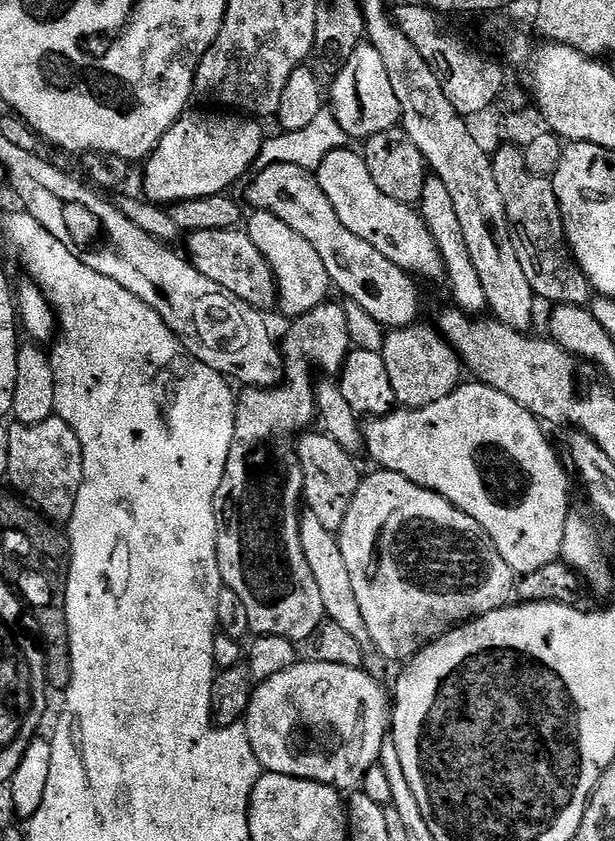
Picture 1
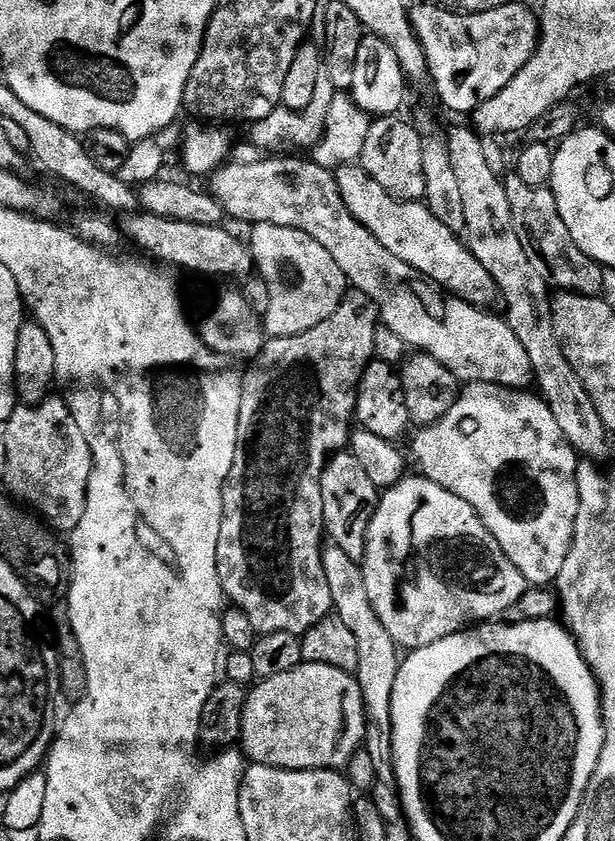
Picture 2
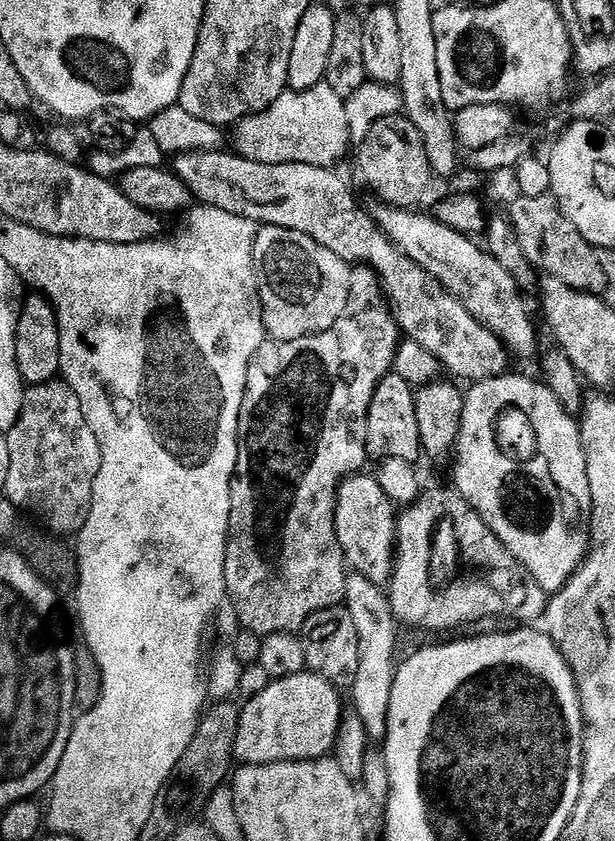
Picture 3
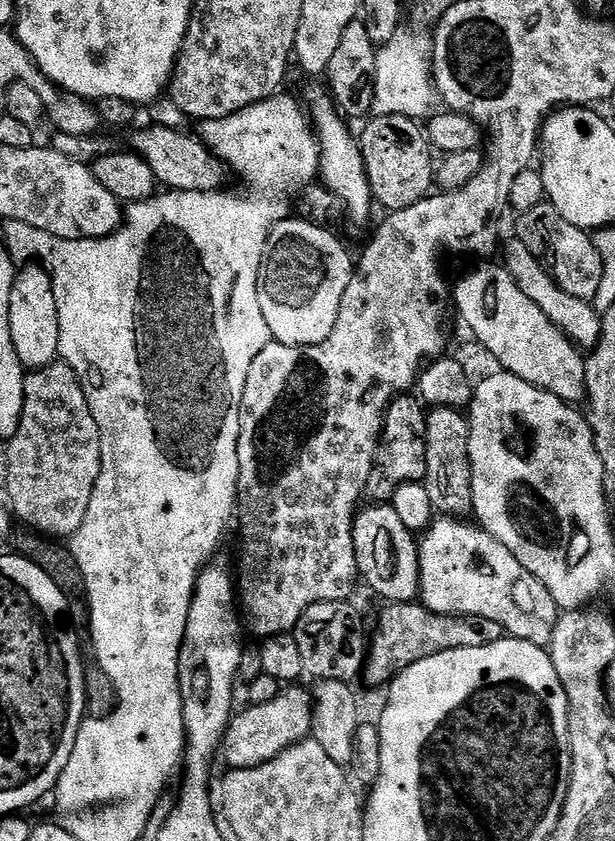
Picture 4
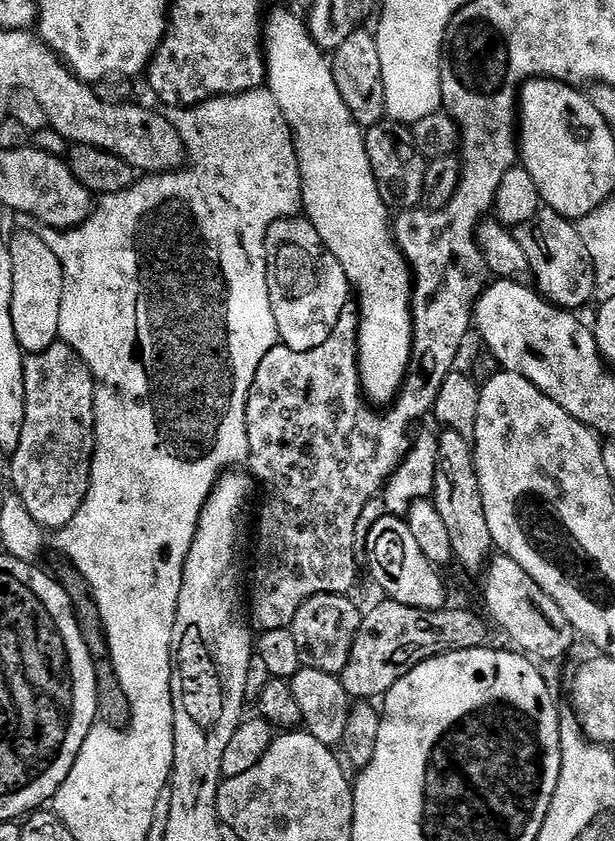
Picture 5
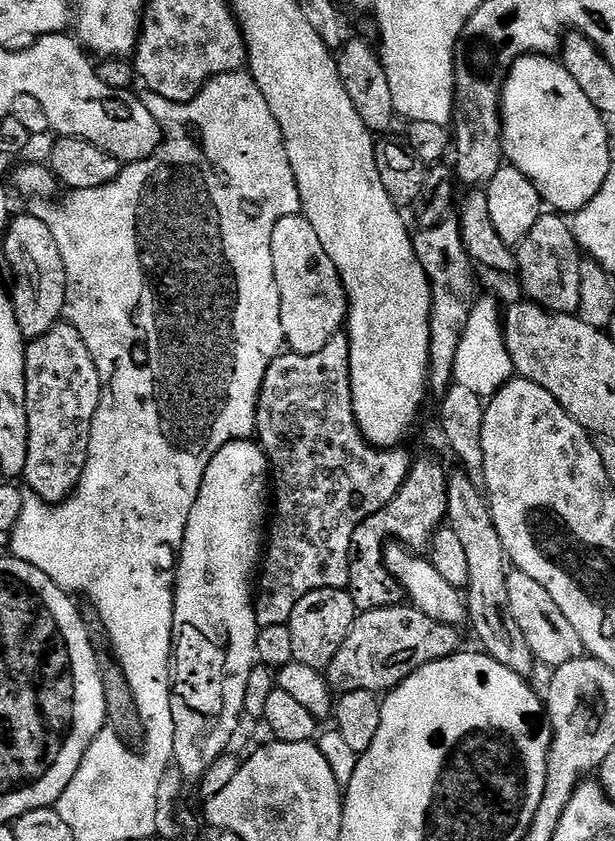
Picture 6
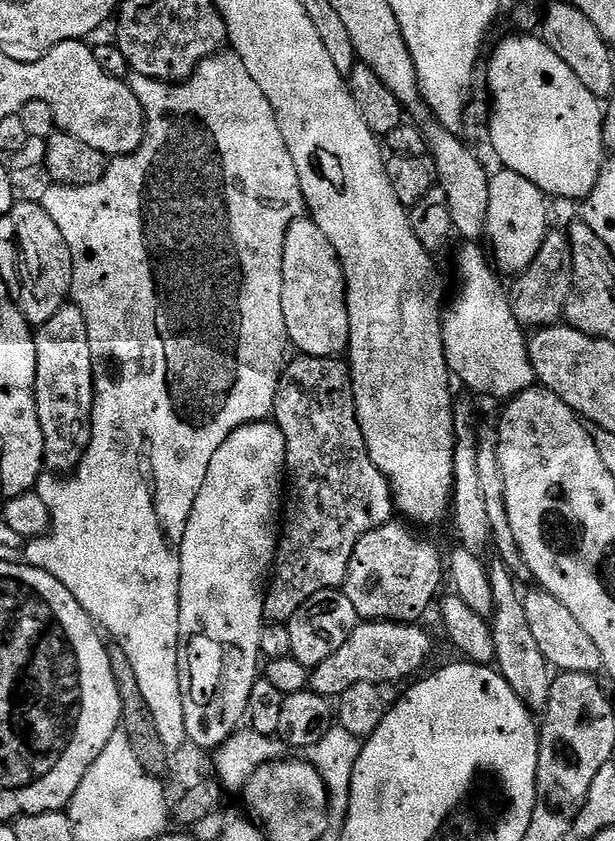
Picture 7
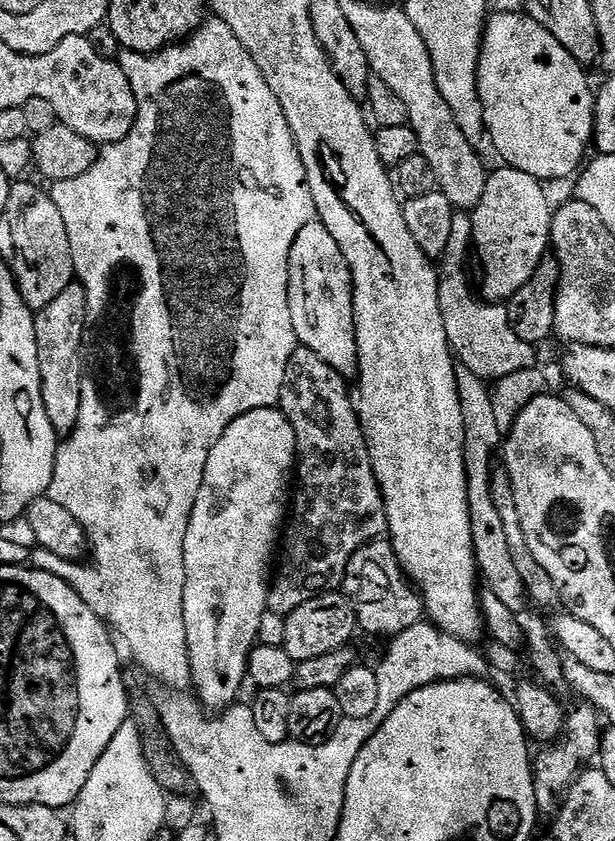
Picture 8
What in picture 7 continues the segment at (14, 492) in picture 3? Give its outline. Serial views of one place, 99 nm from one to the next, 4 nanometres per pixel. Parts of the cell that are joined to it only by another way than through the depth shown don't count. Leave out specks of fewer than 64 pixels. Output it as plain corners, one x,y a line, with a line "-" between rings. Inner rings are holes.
74,302
65,303
63,308
50,318
50,322
39,325
35,329
36,337
36,405
38,406
38,422
42,426
42,442
44,443
44,463
53,473
71,474
82,462
92,437
92,355
88,345
88,337
84,331
84,315

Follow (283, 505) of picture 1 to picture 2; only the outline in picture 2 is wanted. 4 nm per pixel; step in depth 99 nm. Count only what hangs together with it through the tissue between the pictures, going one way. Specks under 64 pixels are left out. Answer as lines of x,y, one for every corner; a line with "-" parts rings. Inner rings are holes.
349,294
344,297
334,314
324,322
318,322
314,330
306,330
293,336
274,336
264,341
264,349
251,361
252,369
242,376
242,406
238,414
238,442
234,450
234,466
230,466
230,474
224,480
222,494
222,530
218,534
218,578
224,588
225,597
235,607
250,618
254,630
261,636
266,634
294,634
303,637
318,622
322,622
333,611
330,598
330,582
326,582
326,570
322,566
322,554
326,544
322,514
322,476
330,457
349,447
350,427
356,414
356,391
364,373
364,367
372,363
375,357
374,336
377,321
368,309
366,297

